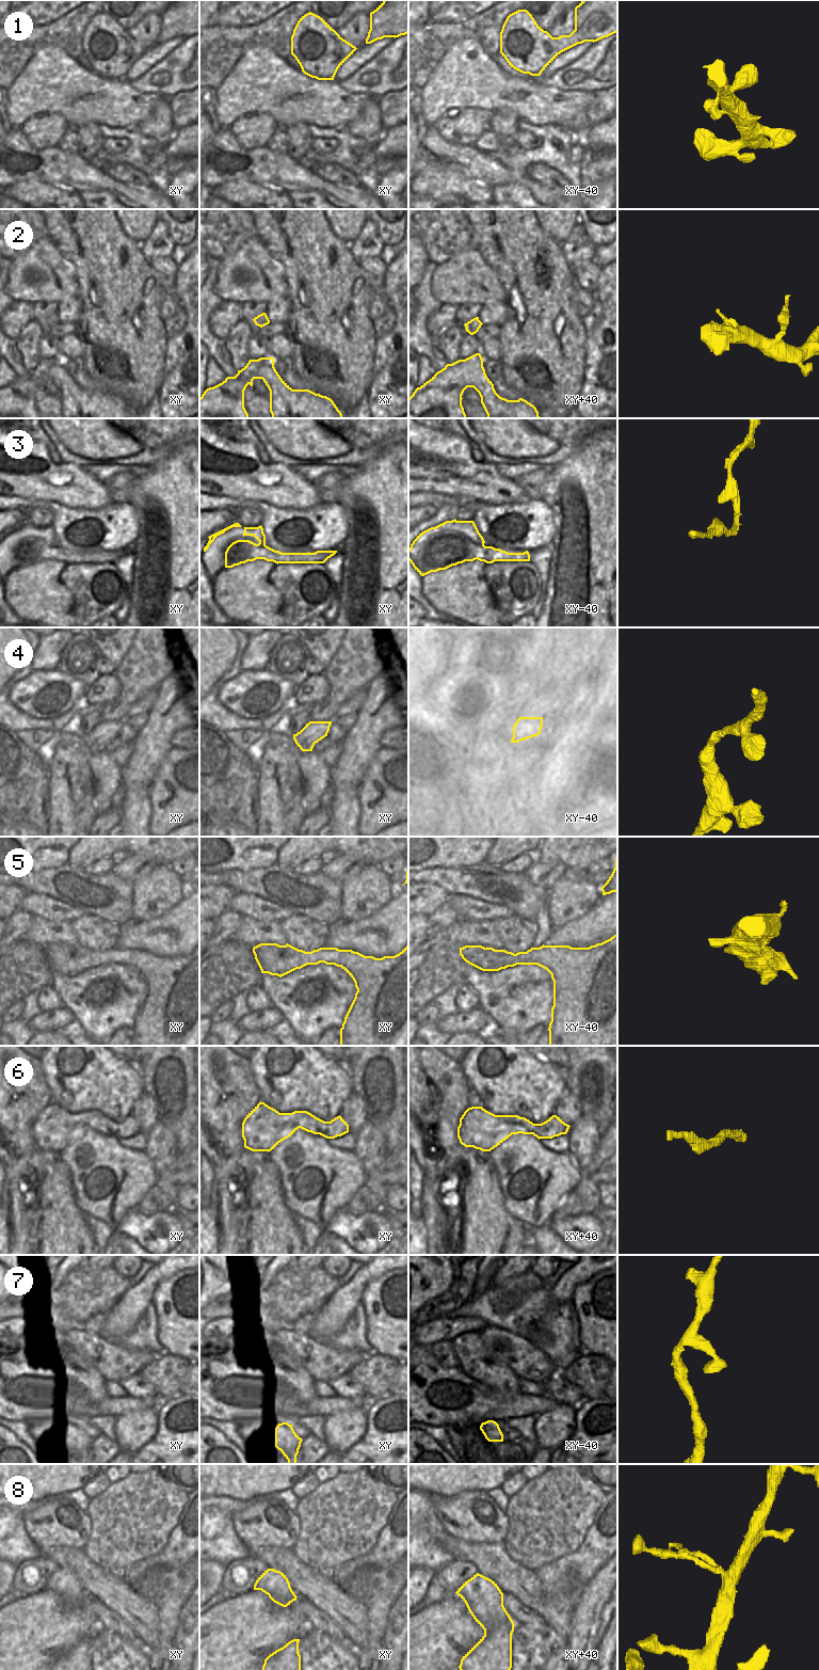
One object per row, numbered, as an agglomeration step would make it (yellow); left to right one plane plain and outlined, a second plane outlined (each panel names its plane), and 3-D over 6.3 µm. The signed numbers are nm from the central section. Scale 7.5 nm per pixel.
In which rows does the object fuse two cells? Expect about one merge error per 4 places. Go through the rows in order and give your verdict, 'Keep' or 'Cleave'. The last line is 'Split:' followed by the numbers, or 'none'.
1: Keep
2: Keep
3: Keep
4: Keep
5: Keep
6: Keep
7: Keep
8: Keep
Split: none.

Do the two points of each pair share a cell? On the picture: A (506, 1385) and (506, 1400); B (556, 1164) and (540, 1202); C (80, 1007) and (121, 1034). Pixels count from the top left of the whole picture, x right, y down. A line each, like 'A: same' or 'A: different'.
A: different
B: same
C: different

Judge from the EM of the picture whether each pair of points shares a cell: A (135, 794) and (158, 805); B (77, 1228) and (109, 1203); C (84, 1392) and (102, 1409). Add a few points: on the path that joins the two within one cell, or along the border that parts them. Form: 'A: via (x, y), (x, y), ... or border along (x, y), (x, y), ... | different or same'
A: border along (149, 786), (149, 823), (147, 825) | different
B: border along (73, 1190), (75, 1203), (84, 1212) | different
C: border along (108, 1396), (81, 1411), (73, 1410) | different

